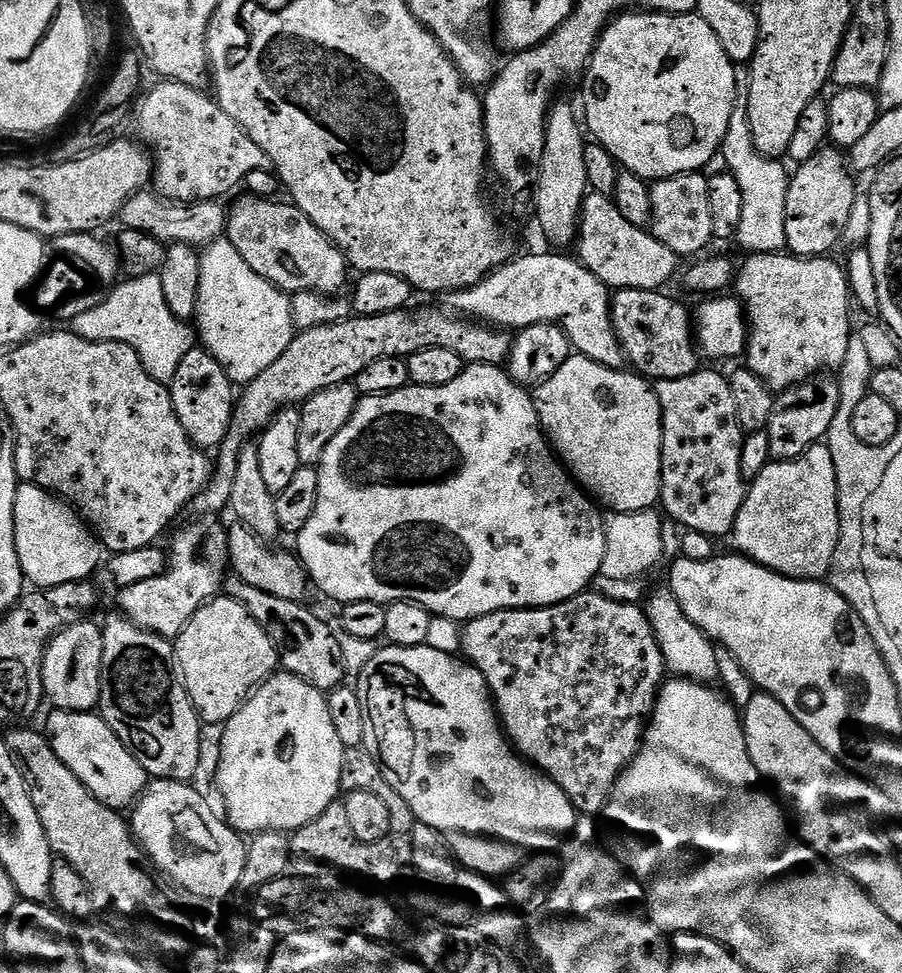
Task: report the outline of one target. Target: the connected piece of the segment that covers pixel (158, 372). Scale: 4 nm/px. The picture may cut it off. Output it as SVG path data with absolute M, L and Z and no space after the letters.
M137 275L136 280L117 283L112 292L94 310L78 314L70 321L71 331L83 340L113 340L130 346L142 358L142 366L159 384L171 385L182 358L194 347L194 332L176 317L166 304L159 275Z

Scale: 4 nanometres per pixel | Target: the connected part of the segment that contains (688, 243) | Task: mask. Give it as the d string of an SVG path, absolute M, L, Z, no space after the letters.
M687 172L684 176L671 176L655 181L651 185L650 202L652 218L650 231L658 242L670 246L681 258L695 257L703 253L708 243L713 243L712 219L710 218L710 196L708 176L700 172Z

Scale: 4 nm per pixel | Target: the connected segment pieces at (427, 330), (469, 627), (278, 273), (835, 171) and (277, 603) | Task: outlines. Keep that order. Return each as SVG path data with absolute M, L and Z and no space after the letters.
M409 306L403 308L402 310L394 310L390 314L378 314L377 316L357 316L353 315L347 320L340 320L336 324L323 324L317 328L311 328L305 332L297 331L293 335L290 346L286 346L286 354L282 354L282 358L278 358L278 362L274 362L274 366L266 366L266 370L262 370L262 374L258 374L258 378L254 378L250 383L243 385L241 394L239 393L238 399L235 401L234 407L232 409L232 424L228 427L228 436L220 443L218 449L218 455L220 457L215 457L214 460L214 471L210 479L208 479L208 484L202 489L198 495L196 495L195 500L192 501L190 508L191 511L200 512L201 517L214 516L223 513L230 505L230 490L234 490L234 474L238 470L238 458L240 457L240 451L243 450L245 444L249 443L253 438L259 437L260 433L267 428L269 422L277 416L282 409L291 408L293 406L299 406L304 403L304 401L309 400L314 394L318 394L318 390L326 390L330 386L335 384L346 384L355 381L358 374L362 374L362 370L366 370L366 366L370 366L370 362L374 362L374 358L390 358L391 356L402 356L410 357L415 354L418 350L426 350L430 346L442 346L445 350L451 350L452 353L458 354L458 358L462 358L465 365L470 364L498 364L503 365L508 358L508 352L512 349L513 337L509 335L507 331L497 330L491 326L485 326L483 323L477 322L471 318L465 318L459 314L453 314L451 311L445 310L443 307L440 308L416 308L417 306Z
M585 590L566 602L551 604L549 608L511 608L467 621L460 634L460 652L463 659L467 660L469 664L473 664L486 678L488 689L492 692L498 719L517 753L523 756L529 764L539 768L544 775L550 777L564 791L566 798L570 798L577 813L593 818L599 817L610 798L614 782L620 777L624 767L636 757L636 752L640 749L646 721L652 714L652 707L656 705L656 694L666 679L662 650L654 638L645 609L640 604L614 602L594 590Z
M244 194L244 197L233 208L231 206L227 213L227 240L234 246L234 250L238 250L238 254L242 254L242 258L246 258L246 266L250 266L254 274L269 280L275 288L281 288L289 294L293 292L339 293L336 291L347 282L348 272L350 273L350 265L344 259L343 252L329 240L326 234L322 234L322 230L318 230L318 226L314 226L314 222L310 222L310 218L306 218L306 214L302 214L302 210L295 204L276 203L280 202L272 198Z
M825 146L814 154L814 158L803 161L796 173L792 172L788 181L785 202L784 243L793 256L803 258L824 258L840 240L840 235L848 228L852 220L852 207L856 204L856 184L851 180L849 165L840 156L835 147Z
M232 574L225 579L223 591L230 597L234 598L238 602L242 602L246 605L246 607L250 610L250 614L254 617L254 619L258 622L258 626L262 626L262 630L266 630L266 634L270 634L270 638L276 644L277 648L280 650L280 663L279 667L283 669L283 671L291 672L293 674L298 674L305 682L307 682L310 686L314 686L320 692L325 694L334 691L334 689L341 687L345 683L346 673L344 671L344 659L342 658L342 646L340 645L340 637L334 634L334 630L332 629L332 624L329 621L324 621L322 617L315 616L314 613L311 612L310 609L307 608L307 603L297 602L294 600L287 600L286 598L278 598L274 594L266 594L262 590L254 590L254 586L250 586L246 582L242 582L239 576Z

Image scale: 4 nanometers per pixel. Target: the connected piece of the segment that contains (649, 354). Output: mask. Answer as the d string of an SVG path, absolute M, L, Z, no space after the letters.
M621 288L611 297L612 329L620 339L623 355L640 376L649 381L686 378L697 371L698 349L694 343L694 320L663 291Z

